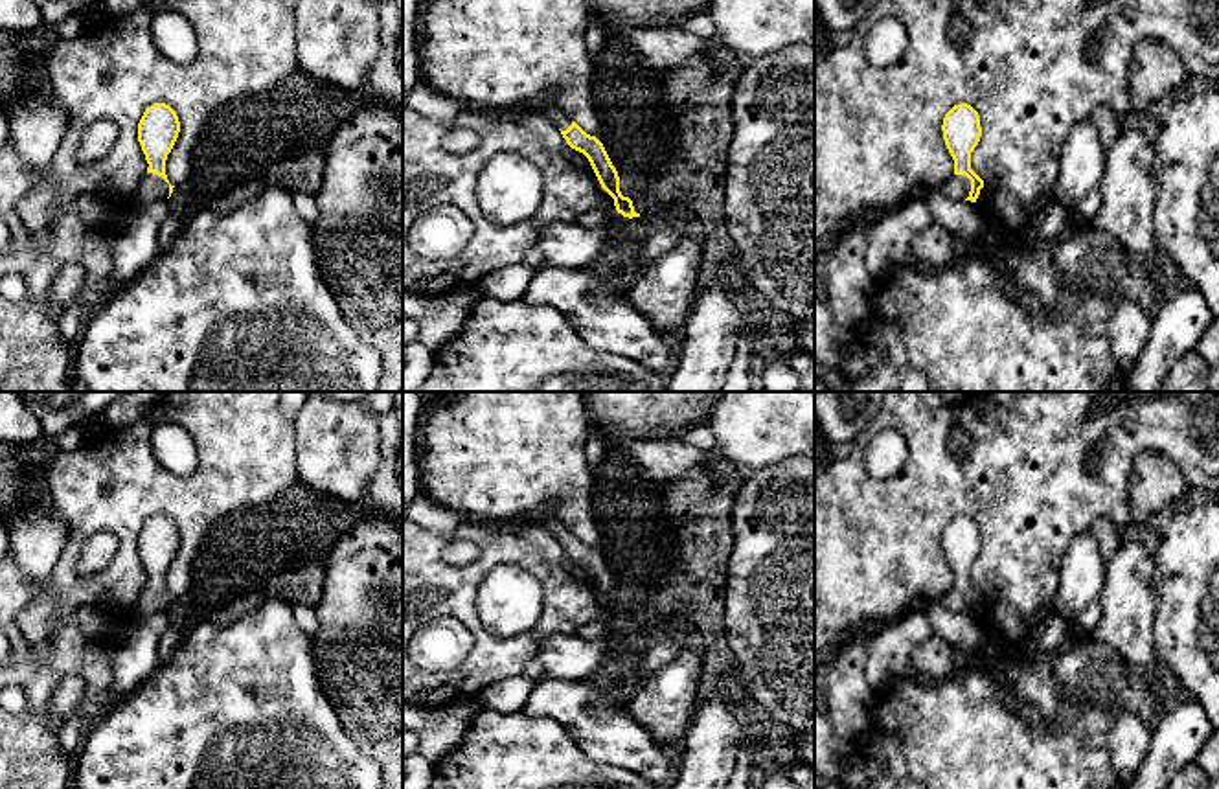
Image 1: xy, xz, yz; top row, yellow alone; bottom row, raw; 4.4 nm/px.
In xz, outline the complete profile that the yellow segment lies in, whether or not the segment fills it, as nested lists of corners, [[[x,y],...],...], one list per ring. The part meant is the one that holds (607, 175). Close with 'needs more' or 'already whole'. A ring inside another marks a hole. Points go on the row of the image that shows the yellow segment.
[[[535,101],[530,109],[533,112],[544,112],[561,129],[566,143],[588,158],[601,188],[614,199],[618,213],[629,219],[640,217],[640,213],[634,212],[632,200],[621,195],[618,171],[612,166],[603,143],[596,136],[587,134],[575,121],[568,120],[552,101]]]; needs more

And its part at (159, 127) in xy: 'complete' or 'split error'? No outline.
split error

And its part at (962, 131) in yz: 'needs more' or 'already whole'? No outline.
needs more

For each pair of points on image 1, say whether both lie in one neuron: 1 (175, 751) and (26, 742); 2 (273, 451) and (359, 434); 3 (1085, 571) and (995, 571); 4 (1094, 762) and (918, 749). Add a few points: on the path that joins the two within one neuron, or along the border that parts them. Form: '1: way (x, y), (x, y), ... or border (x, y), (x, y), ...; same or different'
1: border (72, 758), (74, 769); different
2: border (295, 420), (295, 468), (296, 477), (307, 488); different
3: border (1080, 532), (1061, 560), (1052, 609); different
4: way (1050, 762), (984, 762), (971, 749), (962, 749); same

